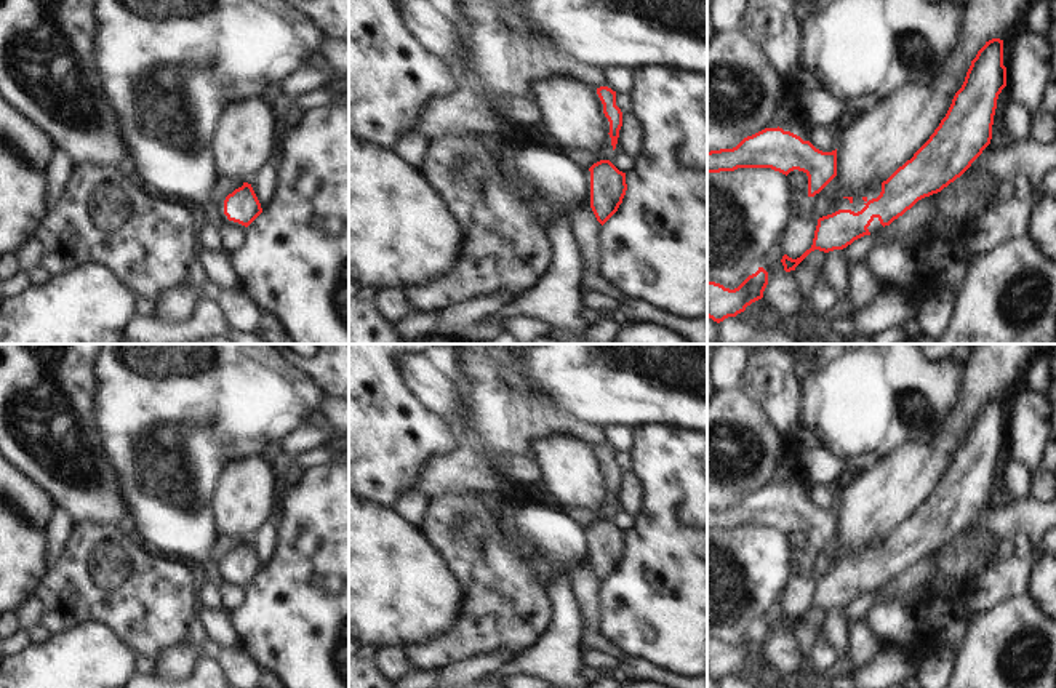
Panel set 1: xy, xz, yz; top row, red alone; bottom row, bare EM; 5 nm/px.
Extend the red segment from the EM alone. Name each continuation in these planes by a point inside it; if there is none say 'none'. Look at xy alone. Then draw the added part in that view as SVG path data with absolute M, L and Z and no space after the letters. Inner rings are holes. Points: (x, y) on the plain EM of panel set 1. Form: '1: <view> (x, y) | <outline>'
none

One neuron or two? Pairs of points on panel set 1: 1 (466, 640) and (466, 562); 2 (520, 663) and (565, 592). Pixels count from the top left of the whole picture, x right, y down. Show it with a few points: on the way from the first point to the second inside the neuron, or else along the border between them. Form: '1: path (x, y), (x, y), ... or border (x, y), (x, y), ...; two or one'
1: path (482, 621), (482, 581); one
2: path (541, 655), (565, 631), (565, 613); one

